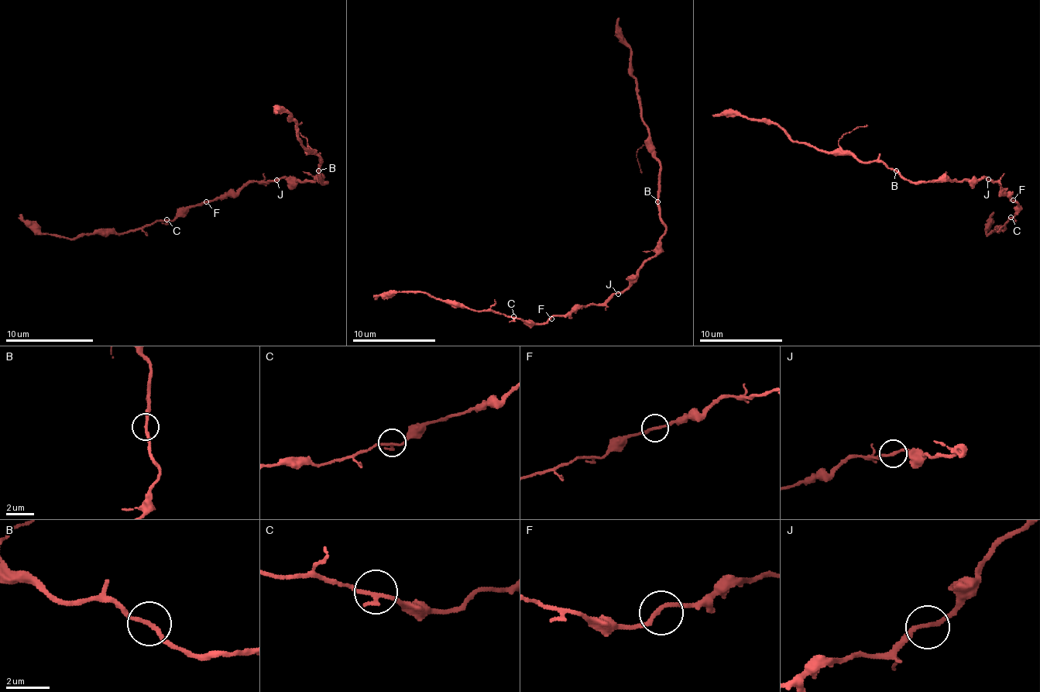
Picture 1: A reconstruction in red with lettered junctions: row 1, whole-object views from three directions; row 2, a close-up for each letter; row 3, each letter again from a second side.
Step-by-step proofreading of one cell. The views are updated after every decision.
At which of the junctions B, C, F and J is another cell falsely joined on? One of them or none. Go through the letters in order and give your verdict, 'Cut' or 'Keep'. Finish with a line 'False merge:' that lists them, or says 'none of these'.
B: Keep
C: Keep
F: Keep
J: Keep
False merge: none of these

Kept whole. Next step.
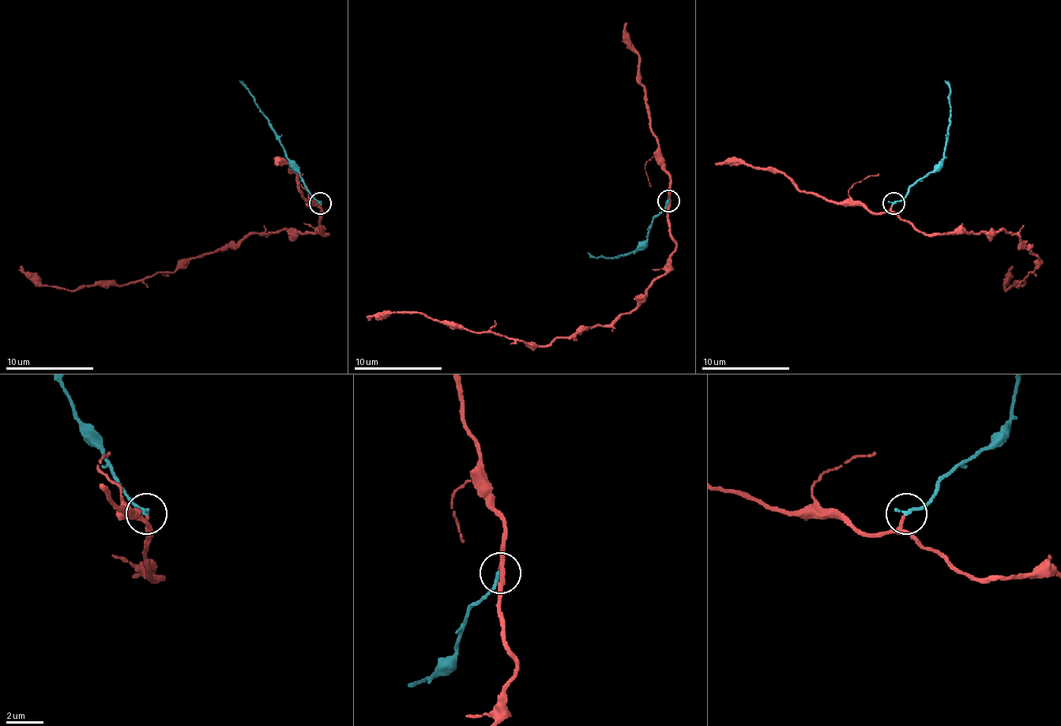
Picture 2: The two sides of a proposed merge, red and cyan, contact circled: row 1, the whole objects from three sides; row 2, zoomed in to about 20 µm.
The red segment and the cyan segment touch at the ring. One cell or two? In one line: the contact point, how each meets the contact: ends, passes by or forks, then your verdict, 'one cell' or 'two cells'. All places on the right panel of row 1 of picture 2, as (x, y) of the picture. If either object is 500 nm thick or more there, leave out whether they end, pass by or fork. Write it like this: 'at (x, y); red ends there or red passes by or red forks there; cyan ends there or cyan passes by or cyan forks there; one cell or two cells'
at (893, 203); red passes by; cyan ends there; one cell

